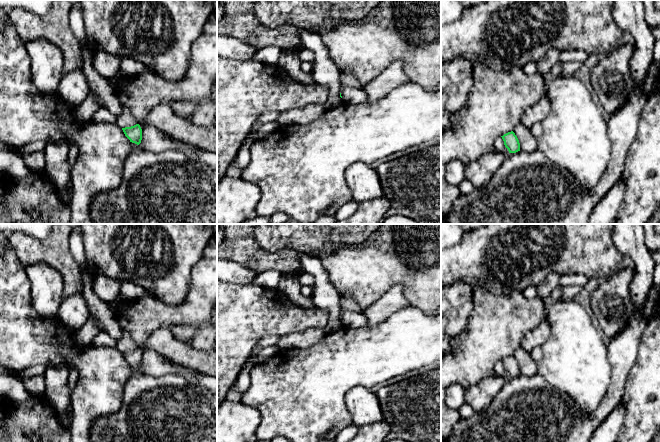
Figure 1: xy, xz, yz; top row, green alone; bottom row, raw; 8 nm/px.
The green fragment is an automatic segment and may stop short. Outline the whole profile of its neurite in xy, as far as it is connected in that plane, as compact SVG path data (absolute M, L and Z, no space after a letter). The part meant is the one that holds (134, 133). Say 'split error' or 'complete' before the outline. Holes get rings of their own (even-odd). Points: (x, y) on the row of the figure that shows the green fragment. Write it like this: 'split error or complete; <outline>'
split error; M168 104L153 107L142 124L122 128L130 142L139 145L142 140L142 127L152 125L172 137L193 144L205 152L217 154L217 124L202 127L191 124L188 120L176 115Z

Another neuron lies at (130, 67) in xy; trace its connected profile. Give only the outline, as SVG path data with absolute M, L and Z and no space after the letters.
M127 57L121 58L120 73L128 76L135 76L146 71L155 72L153 69L145 65L144 63L135 61Z

